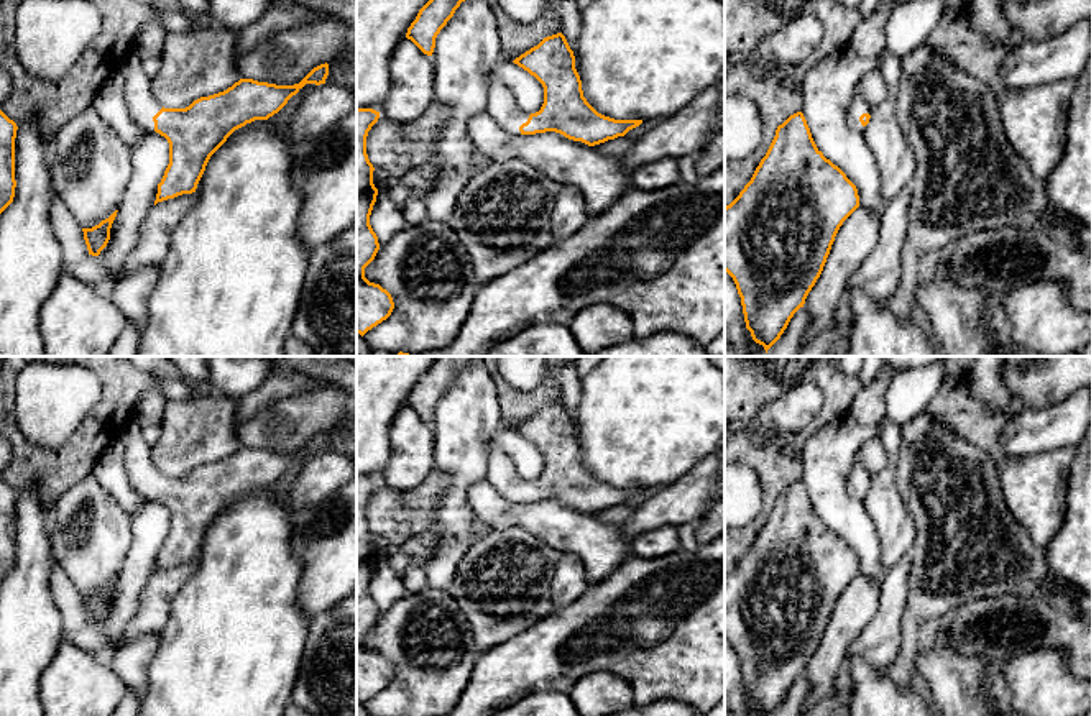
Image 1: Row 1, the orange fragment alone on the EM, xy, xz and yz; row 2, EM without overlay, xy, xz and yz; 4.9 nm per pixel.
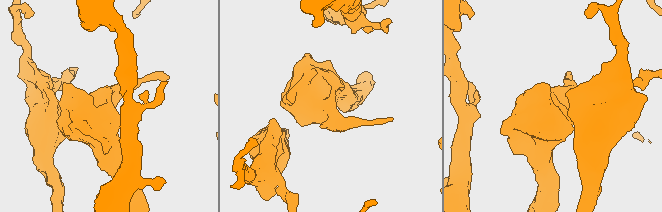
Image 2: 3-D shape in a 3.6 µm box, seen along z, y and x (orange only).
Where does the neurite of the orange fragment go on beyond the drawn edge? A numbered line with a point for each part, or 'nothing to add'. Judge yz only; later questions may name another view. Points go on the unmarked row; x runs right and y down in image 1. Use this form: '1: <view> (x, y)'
1: yz (858, 473)

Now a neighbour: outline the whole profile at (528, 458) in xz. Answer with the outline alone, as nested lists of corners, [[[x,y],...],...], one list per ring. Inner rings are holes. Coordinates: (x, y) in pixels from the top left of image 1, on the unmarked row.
[[[508,427],[498,430],[495,442],[514,463],[521,478],[526,481],[541,478],[544,471],[544,455],[534,443]]]

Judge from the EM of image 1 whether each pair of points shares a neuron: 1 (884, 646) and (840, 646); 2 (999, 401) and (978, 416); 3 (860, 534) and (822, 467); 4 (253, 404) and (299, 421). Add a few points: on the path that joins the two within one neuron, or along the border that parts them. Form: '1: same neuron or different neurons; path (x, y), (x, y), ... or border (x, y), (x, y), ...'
1: different neurons; border (874, 616), (850, 646), (832, 680)
2: different neurons; border (966, 376), (978, 399), (996, 409), (1009, 406)
3: same neuron; path (847, 518), (828, 498), (825, 483)
4: different neurons; border (299, 393), (276, 399), (237, 426)

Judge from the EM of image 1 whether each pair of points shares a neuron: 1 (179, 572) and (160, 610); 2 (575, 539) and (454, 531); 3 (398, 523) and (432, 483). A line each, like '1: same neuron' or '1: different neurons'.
1: same neuron
2: different neurons
3: same neuron

